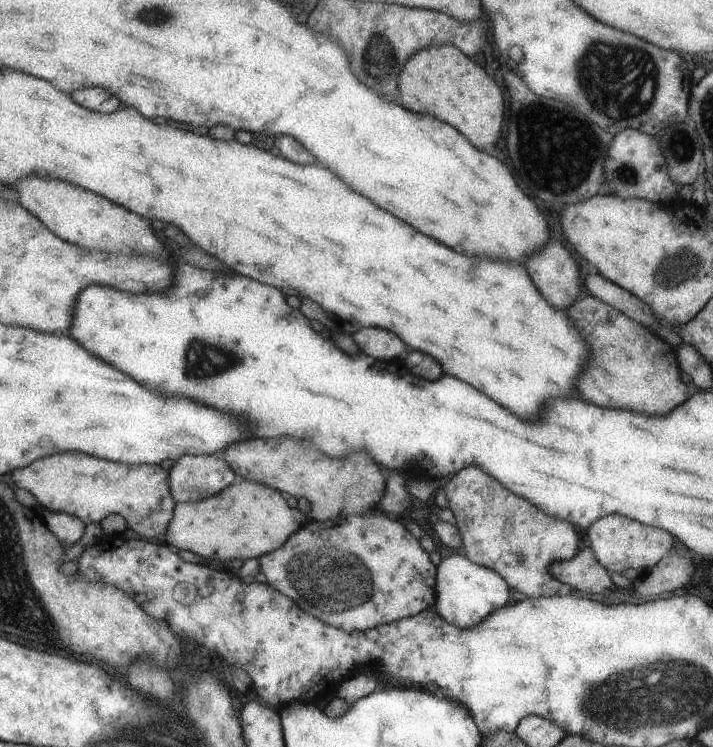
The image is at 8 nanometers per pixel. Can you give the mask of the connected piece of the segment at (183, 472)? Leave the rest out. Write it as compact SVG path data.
M183 455L174 460L168 474L176 504L202 501L237 480L229 464L215 455Z

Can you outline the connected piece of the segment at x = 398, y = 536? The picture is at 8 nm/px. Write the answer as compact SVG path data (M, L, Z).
M370 511L367 514L356 514L347 516L329 517L324 521L307 520L303 523L278 549L272 550L262 557L257 557L259 561L259 570L265 576L267 584L275 590L279 590L281 594L287 594L287 598L295 598L295 602L299 602L299 610L307 610L307 614L321 620L329 626L339 628L339 630L347 630L350 632L363 632L363 630L371 630L379 624L387 624L393 620L401 620L407 616L415 616L417 612L423 610L433 610L435 597L437 596L437 587L435 586L435 566L431 564L429 556L423 552L423 548L419 546L417 538L413 536L411 540L411 532L399 521L390 520L384 513Z

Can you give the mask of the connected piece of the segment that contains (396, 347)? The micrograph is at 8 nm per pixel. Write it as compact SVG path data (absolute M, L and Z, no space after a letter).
M363 328L359 332L350 332L358 350L371 358L383 360L399 360L399 352L405 352L405 344L387 330L379 328Z

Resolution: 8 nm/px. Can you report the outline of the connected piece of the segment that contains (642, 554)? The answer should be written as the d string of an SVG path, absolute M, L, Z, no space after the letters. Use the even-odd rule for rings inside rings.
M609 514L607 518L599 518L584 532L587 534L589 548L594 551L595 558L603 563L603 566L607 566L607 570L618 573L627 568L640 570L657 564L673 542L671 534L666 530L629 520L619 514Z

